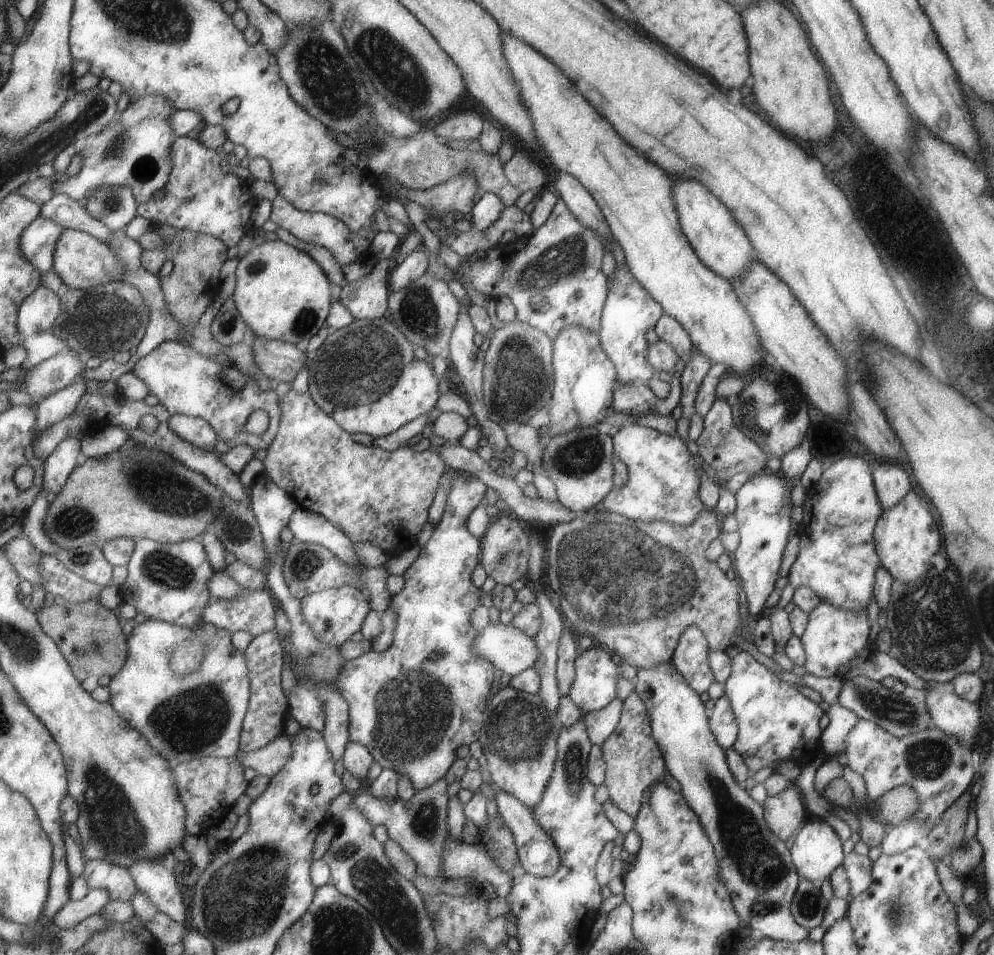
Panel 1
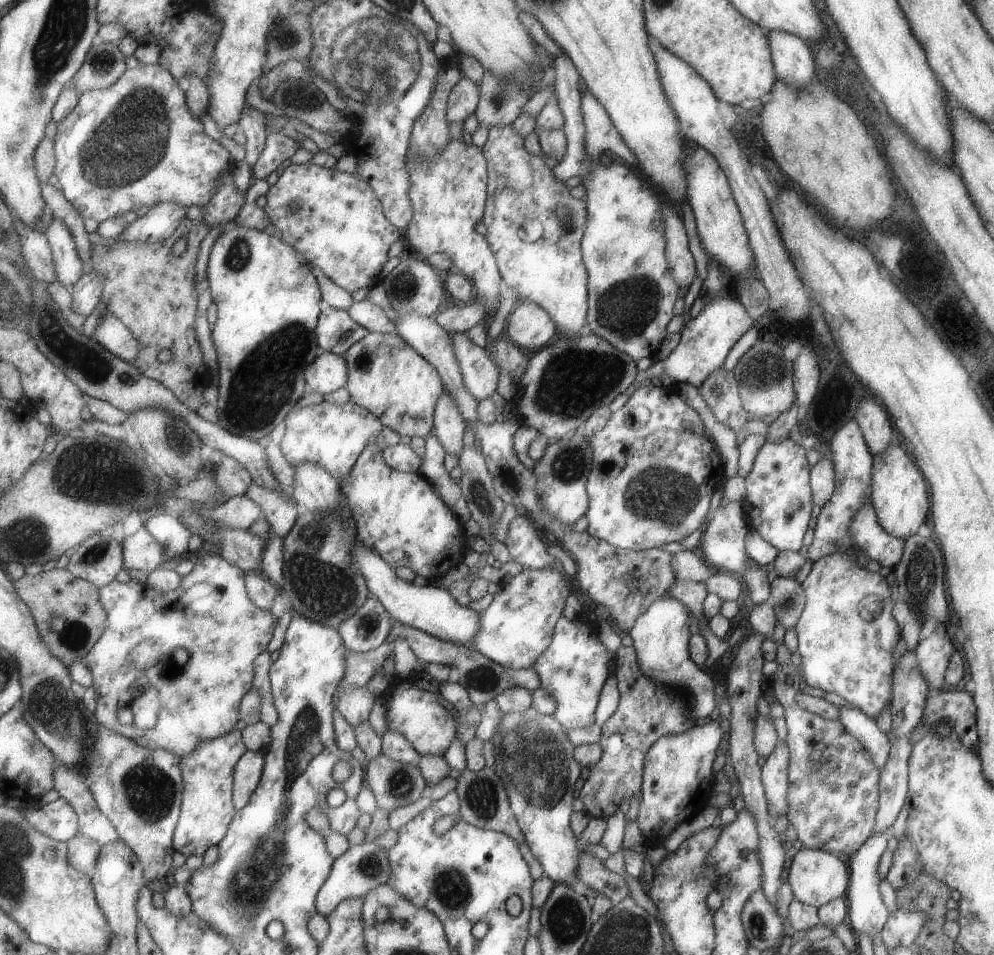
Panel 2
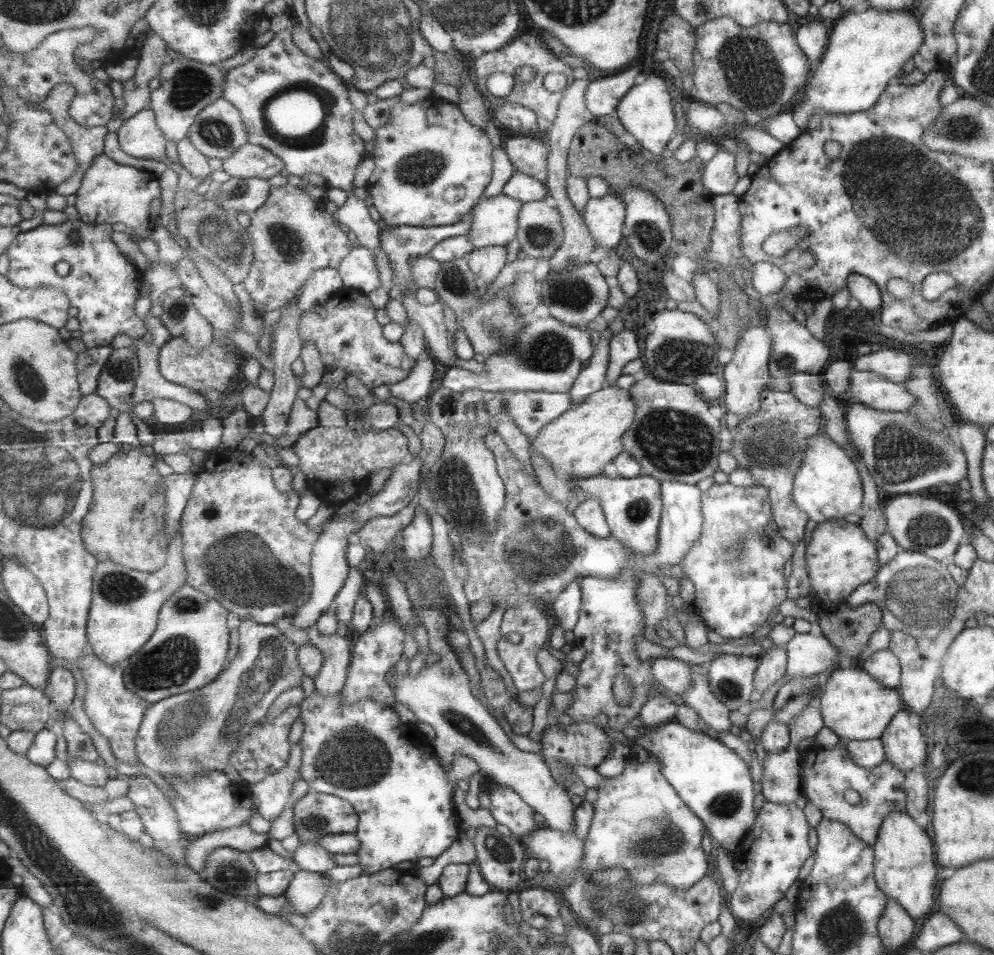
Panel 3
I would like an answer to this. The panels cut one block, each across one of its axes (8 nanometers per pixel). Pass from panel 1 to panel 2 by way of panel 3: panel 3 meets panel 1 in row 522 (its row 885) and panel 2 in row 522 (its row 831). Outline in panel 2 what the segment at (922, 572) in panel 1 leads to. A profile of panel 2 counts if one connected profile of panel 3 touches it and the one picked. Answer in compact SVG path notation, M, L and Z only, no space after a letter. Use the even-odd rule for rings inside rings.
M891 444L881 454L872 456L870 503L873 505L877 522L891 538L907 540L909 536L917 534L917 528L925 524L927 510L929 510L929 496L927 496L926 480L920 473L908 449L901 450L899 446Z

